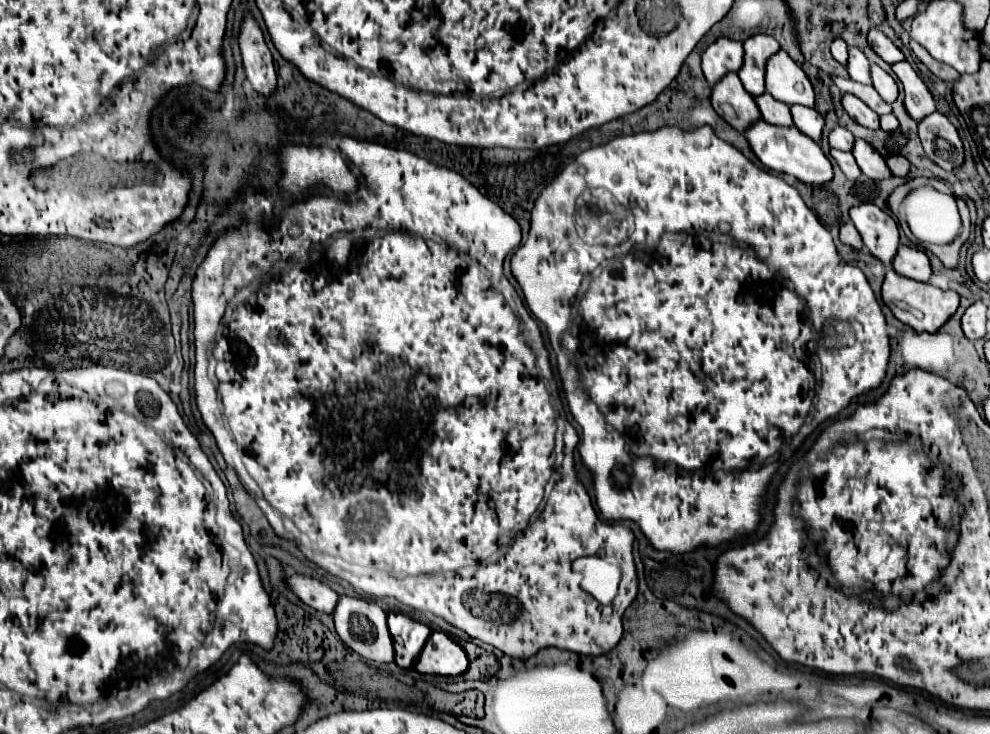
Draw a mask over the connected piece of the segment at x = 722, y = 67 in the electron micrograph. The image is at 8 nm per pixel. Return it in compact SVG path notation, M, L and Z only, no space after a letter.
M728 37L716 39L702 55L702 71L710 85L716 85L728 71L738 71L742 67L742 41Z

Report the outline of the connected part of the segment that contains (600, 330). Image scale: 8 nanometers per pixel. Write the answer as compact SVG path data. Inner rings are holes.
M660 127L656 131L640 131L640 133L634 133L634 135L622 135L622 137L616 137L612 141L604 143L604 145L598 145L598 147L592 147L592 149L580 153L572 163L568 163L558 173L556 179L552 179L540 191L538 199L534 201L534 209L532 209L532 215L530 215L528 241L514 251L514 255L510 259L510 271L512 271L512 275L516 277L516 281L520 283L522 291L524 291L524 299L528 303L528 309L546 327L550 346L556 355L557 374L573 418L580 425L578 451L580 451L580 459L582 459L584 467L592 475L592 485L594 485L594 491L596 491L596 503L598 503L598 509L600 509L602 517L606 521L634 521L640 527L640 531L644 533L644 537L648 537L648 543L654 549L660 549L660 551L690 553L692 549L700 549L700 545L718 547L722 543L754 535L758 525L762 523L765 508L769 504L765 496L768 484L773 478L772 475L774 475L772 474L772 457L778 455L780 451L782 451L781 456L783 458L792 457L787 455L788 446L790 451L797 451L803 441L814 431L815 427L828 421L828 419L838 417L854 399L858 399L858 397L866 395L868 391L876 389L876 385L882 385L882 381L886 377L886 369L888 369L888 361L890 361L890 335L886 331L884 313L882 313L882 309L880 309L880 305L876 301L876 295L874 295L868 279L864 277L864 273L856 265L850 265L850 263L842 261L842 257L838 255L838 251L834 247L832 235L822 227L822 223L806 207L800 193L792 185L788 185L784 179L776 177L774 173L768 173L768 171L756 167L736 147L732 147L730 143L716 137L716 133L710 127L698 127L698 129L692 129L692 131L684 131L684 129L678 129L678 127ZM596 187L608 189L618 199L620 205L624 205L624 207L628 207L632 211L634 223L636 223L634 241L624 242L632 249L618 255L618 257L614 257L612 261L608 261L602 267L602 271L596 277L590 279L590 285L588 285L588 289L584 293L584 303L582 303L582 307L584 307L584 325L572 325L566 331L566 327L570 323L572 301L574 301L574 297L578 293L578 287L580 287L584 275L594 271L598 267L598 261L602 259L602 249L598 249L598 251L590 249L588 253L566 253L566 269L564 269L564 249L584 249L582 239L578 237L576 227L574 227L574 203L576 203L576 197L584 189L596 189ZM722 223L730 225L730 233L738 241L714 243L714 241L710 241L706 237L706 233L696 233L696 231L716 231L718 225L722 225ZM638 239L658 239L658 241L642 257L636 257L634 246L635 241L638 241ZM806 301L808 301L808 313L812 313L814 325L820 325L820 339L826 339L826 343L820 341L817 352L816 341L814 341L814 325L810 323L810 317L806 313ZM832 333L842 333L842 345L838 345L838 349L836 349L836 345L828 345L828 337L832 337ZM560 337L562 337L562 343L564 343L566 351L572 355L576 367L572 365L568 353L560 345ZM816 354L820 357L823 373L822 387L819 390L816 390L816 363L814 363ZM576 369L578 369L578 373L582 377L588 377L588 381L582 381L584 387L580 383L580 377L578 377ZM604 421L608 425L612 425L616 431L620 431L620 433L610 429ZM660 465L674 467L678 471L664 469Z

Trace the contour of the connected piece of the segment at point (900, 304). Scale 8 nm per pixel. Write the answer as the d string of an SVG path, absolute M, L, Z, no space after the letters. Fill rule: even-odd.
M888 269L884 285L882 285L882 301L890 307L896 319L910 325L918 333L936 333L958 309L960 297L956 291L942 291L930 283L920 283L920 281L894 273L894 269Z

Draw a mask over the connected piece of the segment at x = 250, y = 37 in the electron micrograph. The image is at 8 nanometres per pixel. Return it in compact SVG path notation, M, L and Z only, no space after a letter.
M246 13L242 19L238 33L238 47L244 59L246 77L252 83L252 87L262 95L272 95L276 87L276 71L270 49L266 47L264 35L252 13Z

